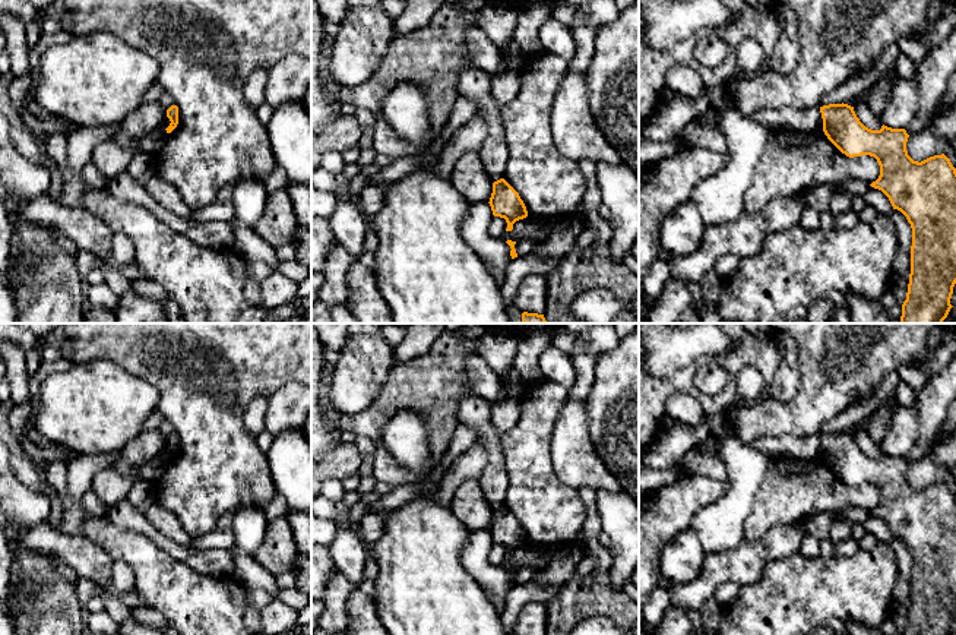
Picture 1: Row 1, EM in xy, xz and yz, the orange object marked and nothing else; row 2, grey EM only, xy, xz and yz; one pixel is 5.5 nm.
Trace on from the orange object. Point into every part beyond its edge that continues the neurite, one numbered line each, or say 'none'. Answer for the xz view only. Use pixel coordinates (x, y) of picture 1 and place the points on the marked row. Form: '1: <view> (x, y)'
none

